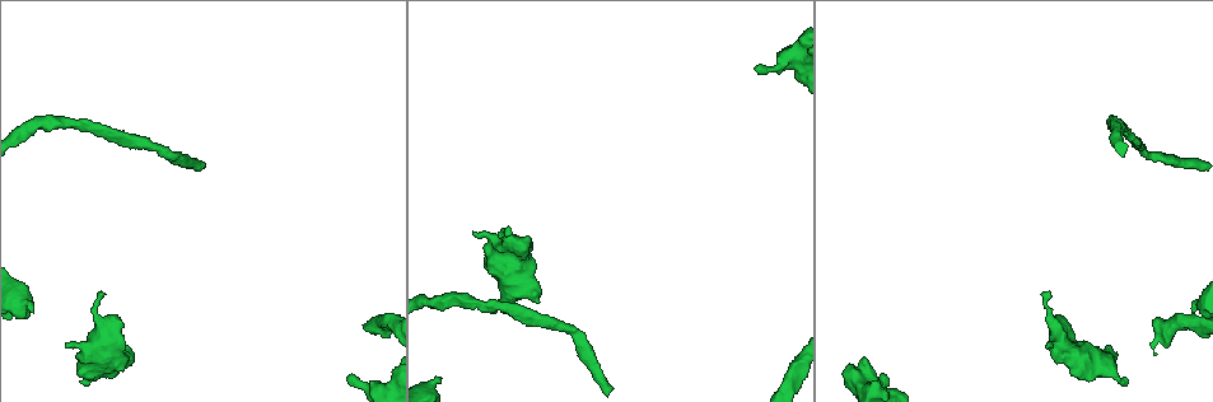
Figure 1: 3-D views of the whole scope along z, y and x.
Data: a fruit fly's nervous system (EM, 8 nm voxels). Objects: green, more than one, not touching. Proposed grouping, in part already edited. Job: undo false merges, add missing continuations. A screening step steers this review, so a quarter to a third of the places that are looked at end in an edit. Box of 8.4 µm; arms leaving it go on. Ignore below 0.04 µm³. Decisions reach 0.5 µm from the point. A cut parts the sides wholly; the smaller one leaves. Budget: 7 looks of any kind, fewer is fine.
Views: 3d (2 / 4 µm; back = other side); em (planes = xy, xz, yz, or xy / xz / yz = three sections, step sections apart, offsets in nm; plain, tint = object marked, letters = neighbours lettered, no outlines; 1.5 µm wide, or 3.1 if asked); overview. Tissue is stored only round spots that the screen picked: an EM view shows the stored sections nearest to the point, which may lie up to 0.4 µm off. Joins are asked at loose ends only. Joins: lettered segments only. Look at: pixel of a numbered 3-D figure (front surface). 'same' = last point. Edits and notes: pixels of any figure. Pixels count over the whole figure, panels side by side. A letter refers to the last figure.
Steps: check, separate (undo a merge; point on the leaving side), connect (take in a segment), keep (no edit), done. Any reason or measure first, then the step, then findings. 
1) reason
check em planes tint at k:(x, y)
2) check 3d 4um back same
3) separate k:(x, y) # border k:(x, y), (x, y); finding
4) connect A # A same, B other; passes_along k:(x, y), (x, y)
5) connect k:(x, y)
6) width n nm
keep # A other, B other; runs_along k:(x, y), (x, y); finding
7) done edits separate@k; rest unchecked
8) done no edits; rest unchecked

check 3d 2um at 1:(131, 353)

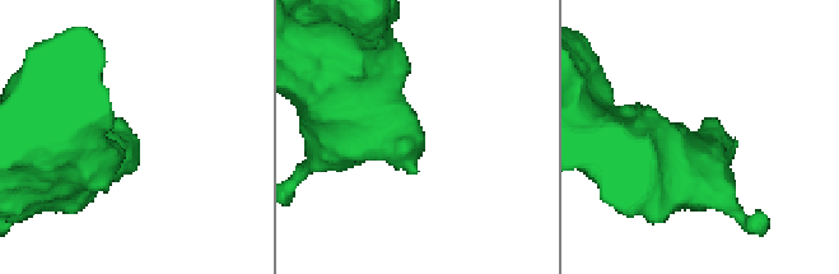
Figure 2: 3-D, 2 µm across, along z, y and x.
shape alone is not enough
check em xz step 4 tint at 2:(734, 141)

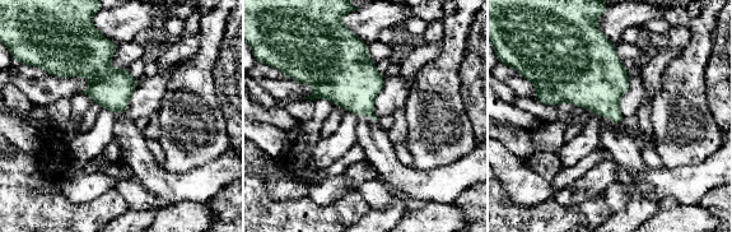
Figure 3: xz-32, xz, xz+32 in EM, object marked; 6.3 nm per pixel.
check em planes letters same

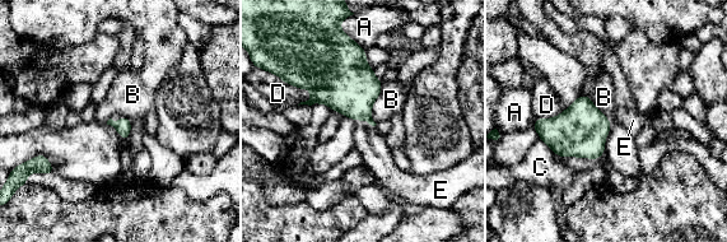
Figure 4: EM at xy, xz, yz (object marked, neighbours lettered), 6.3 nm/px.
connect E # A other, B other, C other, D other, E same; the neuron continues

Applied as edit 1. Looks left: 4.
branch stops here
check 3d 2um at 1:(1045, 292)

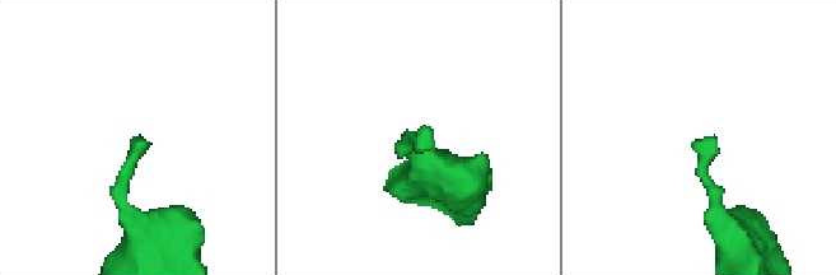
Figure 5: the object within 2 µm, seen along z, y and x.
check em planes letters at 5:(147, 147)

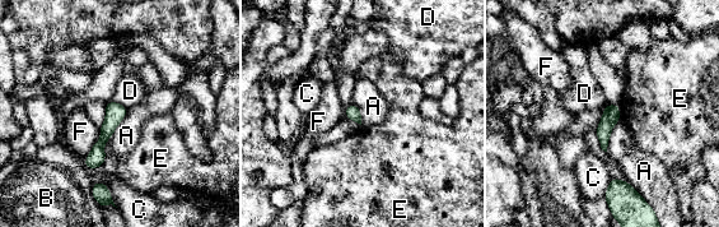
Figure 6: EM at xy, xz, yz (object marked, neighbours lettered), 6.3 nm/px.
keep # A other, B other, C other, D other, E other, F other; runs_along 6:(121, 109), (88, 165); no lettered segment goes on from it

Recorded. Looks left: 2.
an open end
check em planes plain at 1:(347, 376)

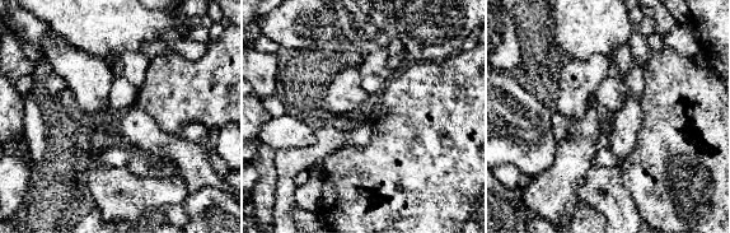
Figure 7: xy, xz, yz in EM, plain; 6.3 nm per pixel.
see the neighbours
check em planes letters same

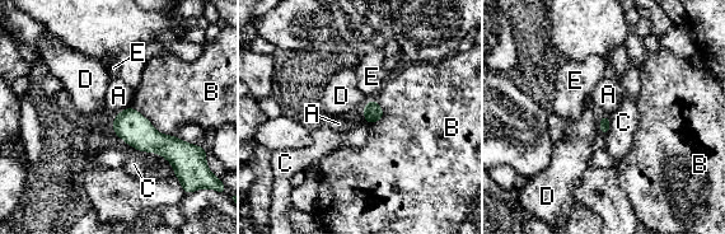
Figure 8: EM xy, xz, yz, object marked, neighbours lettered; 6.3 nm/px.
keep # A other, B other, C other, D other, E other; border 8:(130, 106), (115, 116); no lettered segment goes on from it

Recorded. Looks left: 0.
done edits connect@4; rest unchecked

